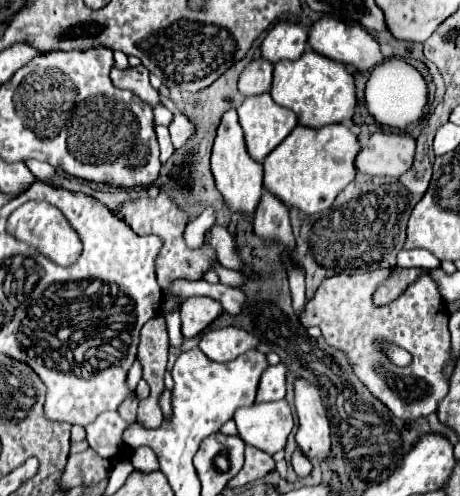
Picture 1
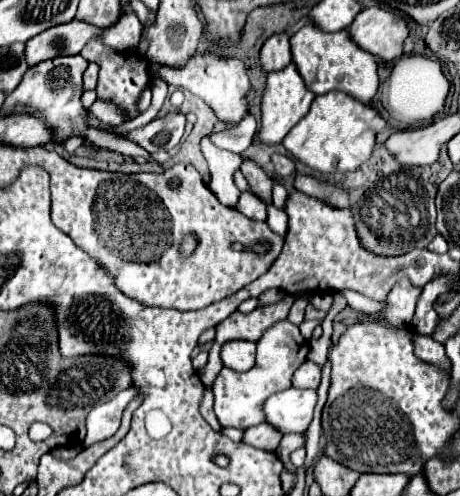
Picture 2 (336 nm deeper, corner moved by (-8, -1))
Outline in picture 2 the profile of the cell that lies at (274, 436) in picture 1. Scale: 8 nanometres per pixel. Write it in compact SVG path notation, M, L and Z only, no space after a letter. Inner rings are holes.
M296 389L278 391L264 403L266 421L276 425L284 435L306 431L312 423L314 407L318 403L318 393L314 389Z

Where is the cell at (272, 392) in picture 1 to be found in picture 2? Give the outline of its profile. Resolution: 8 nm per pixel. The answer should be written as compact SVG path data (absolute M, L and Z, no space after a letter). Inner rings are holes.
M306 361L306 363L294 373L292 385L294 385L294 387L300 387L300 389L318 389L320 377L322 377L320 373L322 373L322 367L320 367L318 363Z

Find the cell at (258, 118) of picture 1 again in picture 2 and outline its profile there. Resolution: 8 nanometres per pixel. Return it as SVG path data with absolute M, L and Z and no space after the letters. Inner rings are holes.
M290 63L286 69L280 71L270 71L268 73L268 83L266 83L266 91L262 97L262 129L260 129L260 139L264 143L280 143L288 131L308 113L312 101L314 101L314 93L306 89L298 69L294 63Z

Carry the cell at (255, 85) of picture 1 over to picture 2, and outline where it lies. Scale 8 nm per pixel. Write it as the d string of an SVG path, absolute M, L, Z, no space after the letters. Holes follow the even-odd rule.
M278 33L266 39L266 43L262 45L260 51L260 63L264 67L264 71L276 71L276 69L284 69L288 63L292 61L290 55L290 37L286 33Z

